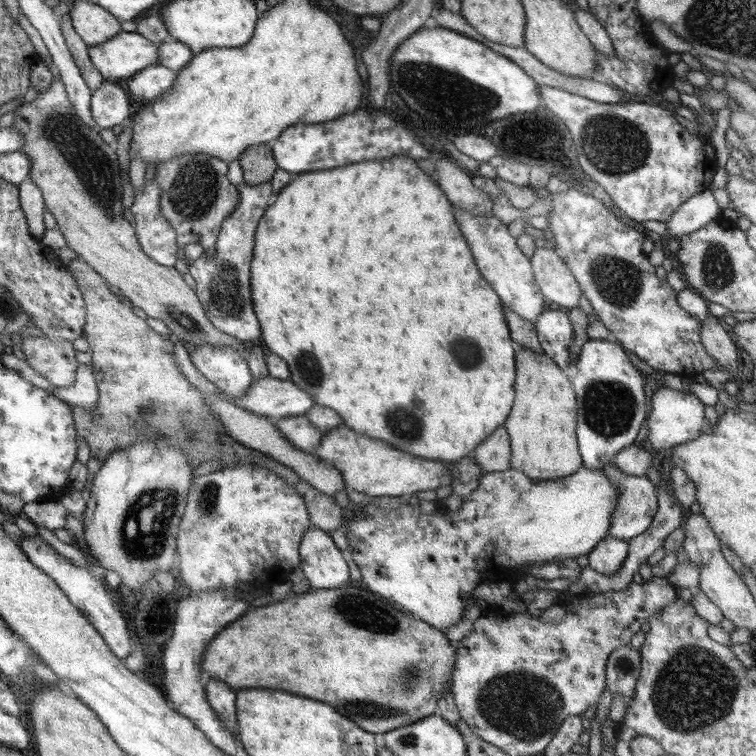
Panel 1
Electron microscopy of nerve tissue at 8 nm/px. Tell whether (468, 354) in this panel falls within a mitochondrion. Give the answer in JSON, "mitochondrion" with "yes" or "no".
{"mitochondrion":"yes"}

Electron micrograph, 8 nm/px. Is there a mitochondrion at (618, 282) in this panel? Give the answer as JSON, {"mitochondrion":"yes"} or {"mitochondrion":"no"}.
{"mitochondrion":"yes"}

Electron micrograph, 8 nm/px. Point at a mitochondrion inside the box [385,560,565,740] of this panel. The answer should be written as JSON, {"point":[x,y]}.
{"point":[408,677]}

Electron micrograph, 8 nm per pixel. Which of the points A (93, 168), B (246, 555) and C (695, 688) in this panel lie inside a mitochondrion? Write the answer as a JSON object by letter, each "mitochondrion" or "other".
{"A":"mitochondrion","B":"other","C":"mitochondrion"}

